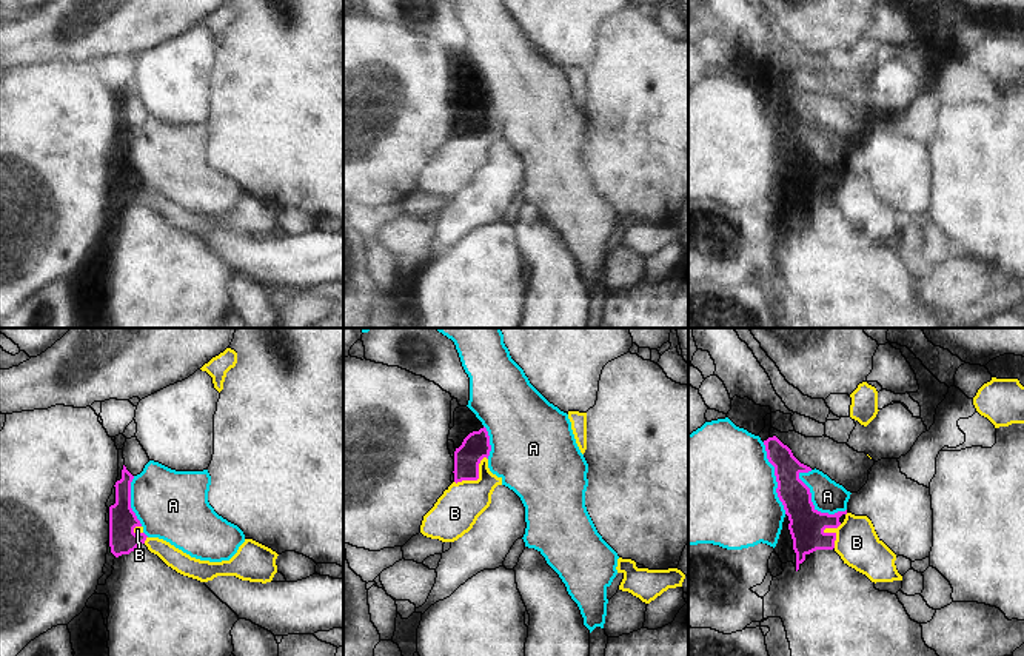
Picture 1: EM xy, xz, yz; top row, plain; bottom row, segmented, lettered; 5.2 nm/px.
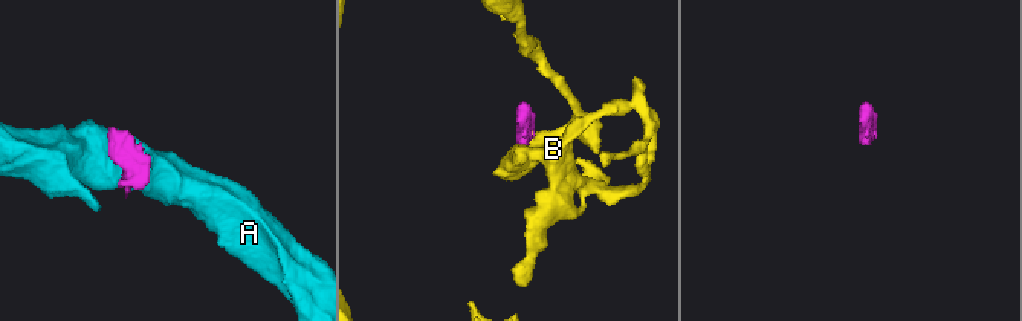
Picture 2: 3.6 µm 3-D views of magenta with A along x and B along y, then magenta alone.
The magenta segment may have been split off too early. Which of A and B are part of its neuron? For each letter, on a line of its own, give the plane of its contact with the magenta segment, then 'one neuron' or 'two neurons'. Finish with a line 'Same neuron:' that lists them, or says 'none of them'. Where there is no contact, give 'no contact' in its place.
A: yz | one neuron
B: xz | two neurons
Same neuron: A

